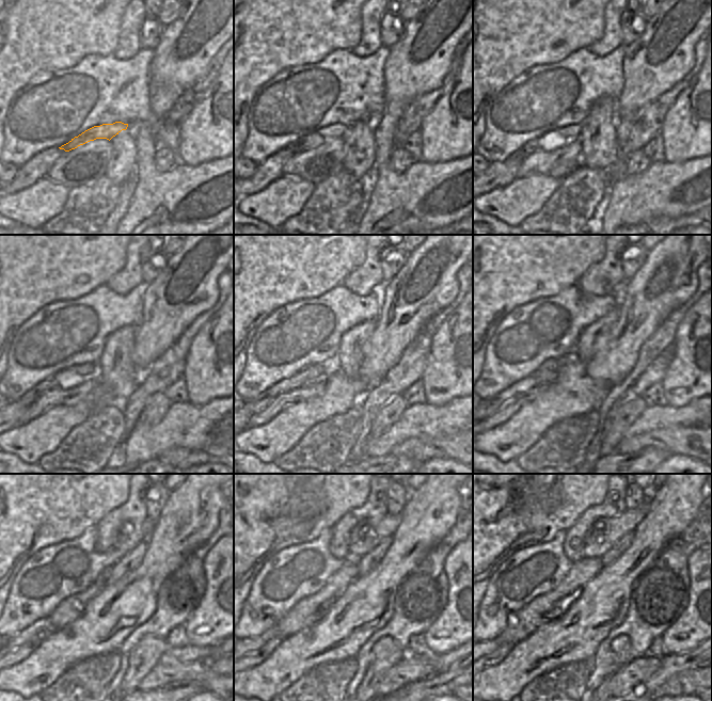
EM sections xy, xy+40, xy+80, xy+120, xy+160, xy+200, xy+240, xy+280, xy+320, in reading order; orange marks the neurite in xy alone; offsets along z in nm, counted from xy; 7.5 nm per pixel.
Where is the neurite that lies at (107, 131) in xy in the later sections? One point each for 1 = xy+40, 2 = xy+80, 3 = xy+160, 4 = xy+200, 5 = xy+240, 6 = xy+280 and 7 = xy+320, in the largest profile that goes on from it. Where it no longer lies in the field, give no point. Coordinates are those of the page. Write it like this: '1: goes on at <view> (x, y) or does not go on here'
1: goes on at xy+40 (313, 140)
2: goes on at xy+80 (551, 141)
3: goes on at xy+160 (319, 372)
4: goes on at xy+200 (521, 388)
5: goes on at xy+240 (42, 628)
6: goes on at xy+280 (255, 643)
7: goes on at xy+320 (494, 644)

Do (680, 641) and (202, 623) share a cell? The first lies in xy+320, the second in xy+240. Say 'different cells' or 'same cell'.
same cell

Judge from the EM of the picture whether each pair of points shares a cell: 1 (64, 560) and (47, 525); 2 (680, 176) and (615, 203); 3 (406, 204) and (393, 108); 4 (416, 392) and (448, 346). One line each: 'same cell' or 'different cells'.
1: different cells
2: same cell
3: same cell
4: different cells

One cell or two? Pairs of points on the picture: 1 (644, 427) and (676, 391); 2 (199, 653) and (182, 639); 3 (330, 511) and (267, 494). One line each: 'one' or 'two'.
1: two
2: two
3: one

